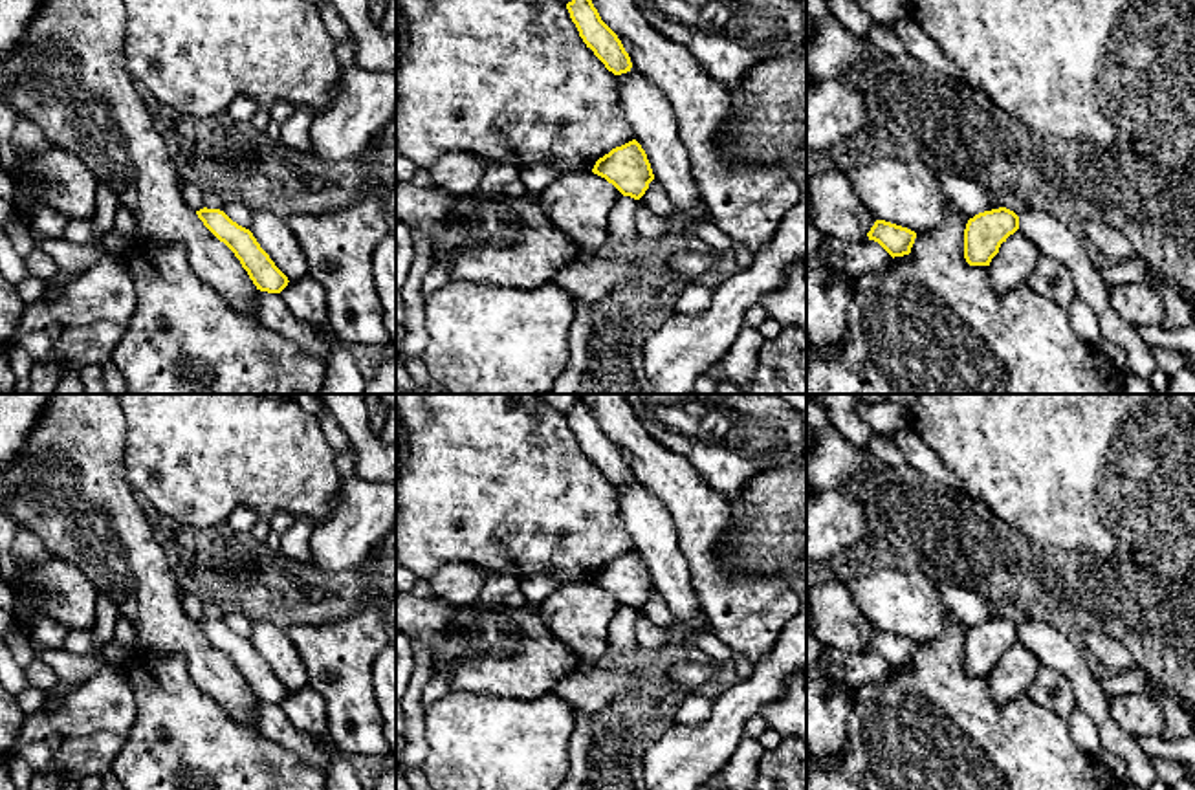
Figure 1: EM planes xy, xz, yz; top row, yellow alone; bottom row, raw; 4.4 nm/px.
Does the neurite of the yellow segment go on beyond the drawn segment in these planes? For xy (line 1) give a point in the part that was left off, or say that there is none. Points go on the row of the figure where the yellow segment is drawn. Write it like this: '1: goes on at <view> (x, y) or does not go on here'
1: does not go on here

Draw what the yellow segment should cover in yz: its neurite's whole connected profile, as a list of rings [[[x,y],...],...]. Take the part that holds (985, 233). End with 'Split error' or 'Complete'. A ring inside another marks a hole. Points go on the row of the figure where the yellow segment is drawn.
[[[1006,209],[975,214],[964,229],[964,258],[970,266],[990,266],[1010,235],[1019,229],[1019,216]]]. Complete

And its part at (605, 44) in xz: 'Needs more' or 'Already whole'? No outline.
Already whole

